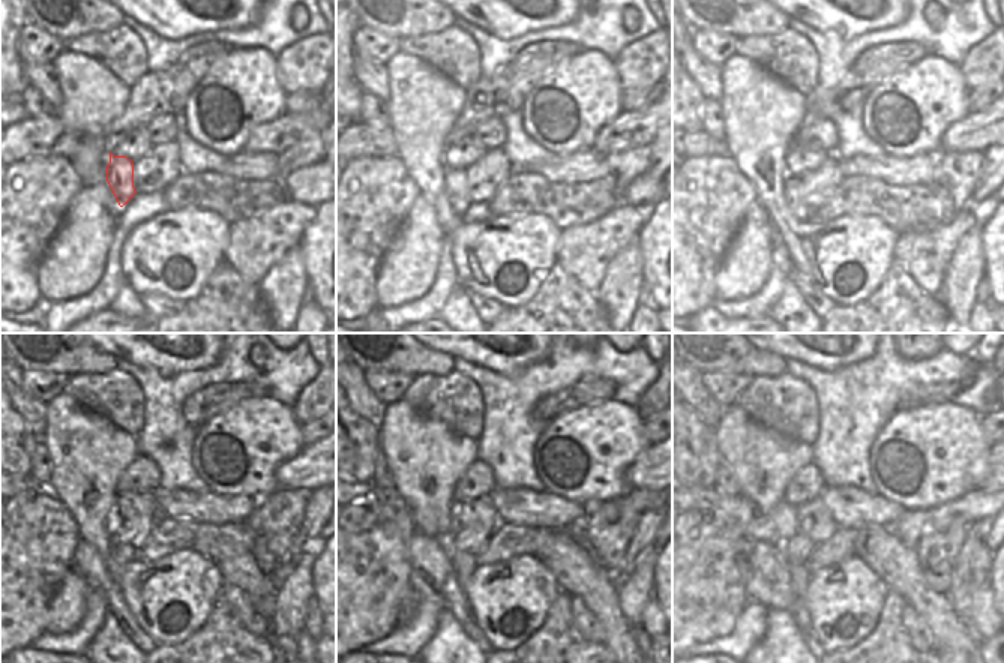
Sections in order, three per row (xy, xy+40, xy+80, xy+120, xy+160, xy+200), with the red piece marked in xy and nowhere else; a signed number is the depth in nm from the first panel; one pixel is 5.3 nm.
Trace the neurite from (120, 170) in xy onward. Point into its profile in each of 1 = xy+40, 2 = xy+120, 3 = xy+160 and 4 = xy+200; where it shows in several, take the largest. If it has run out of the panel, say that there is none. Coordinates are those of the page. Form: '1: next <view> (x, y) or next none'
1: next xy+40 (455, 179)
2: next xy+120 (125, 552)
3: next xy+160 (464, 563)
4: next xy+200 (799, 572)

